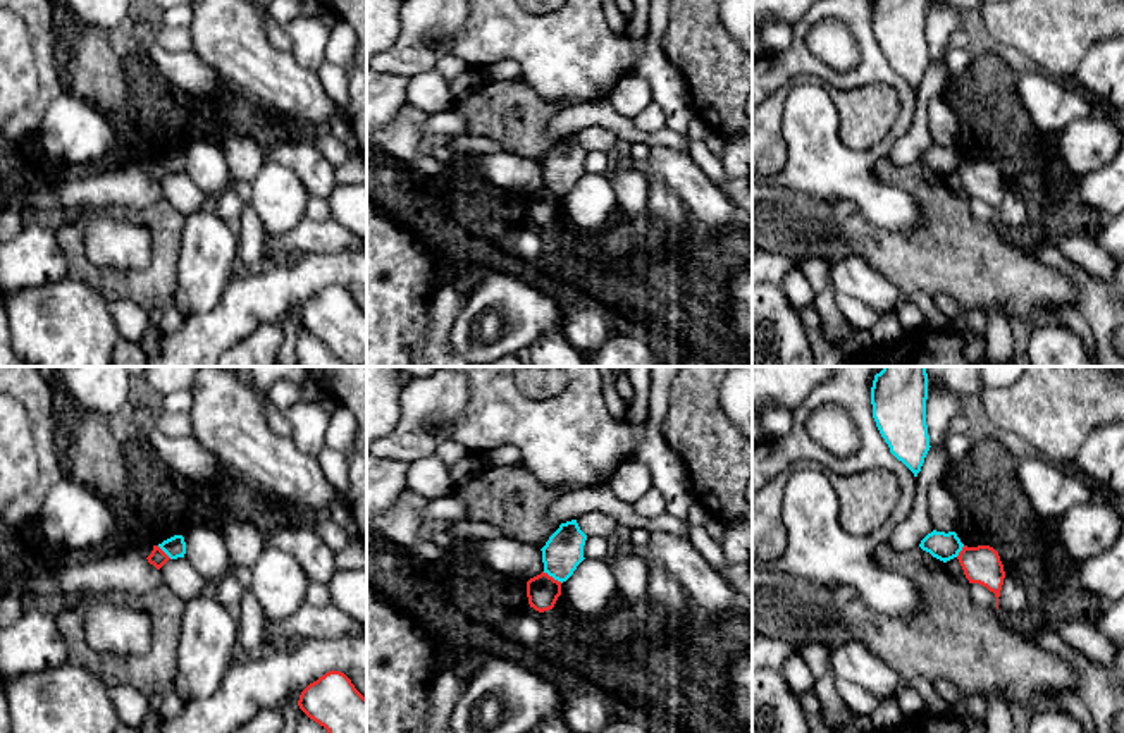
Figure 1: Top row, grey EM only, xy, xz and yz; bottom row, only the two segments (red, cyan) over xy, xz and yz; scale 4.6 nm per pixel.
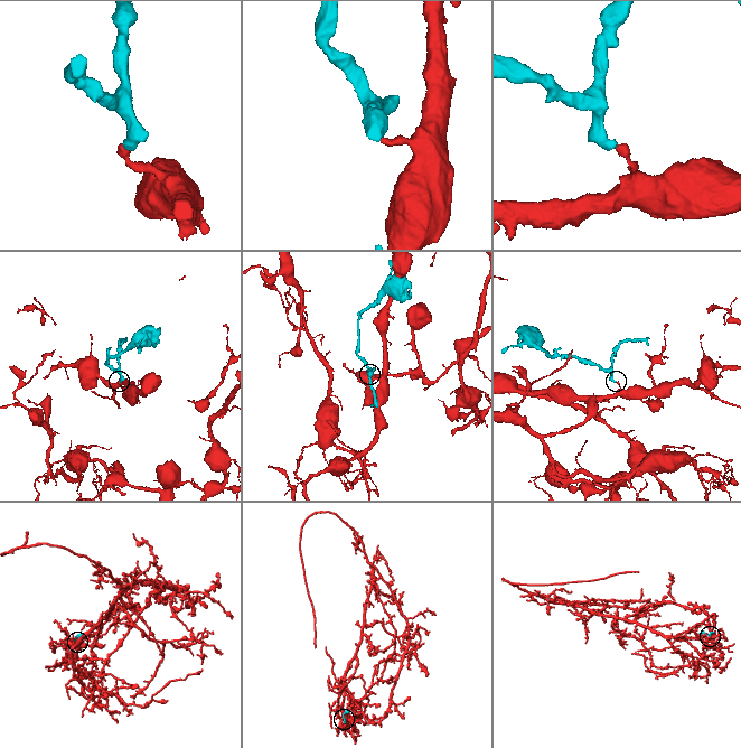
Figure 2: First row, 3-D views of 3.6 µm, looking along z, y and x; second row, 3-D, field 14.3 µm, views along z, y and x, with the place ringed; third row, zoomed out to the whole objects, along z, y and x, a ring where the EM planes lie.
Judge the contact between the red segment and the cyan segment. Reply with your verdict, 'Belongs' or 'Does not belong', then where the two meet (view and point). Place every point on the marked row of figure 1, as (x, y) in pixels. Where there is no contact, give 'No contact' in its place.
Does not belong. Touches red at xz (551, 577)

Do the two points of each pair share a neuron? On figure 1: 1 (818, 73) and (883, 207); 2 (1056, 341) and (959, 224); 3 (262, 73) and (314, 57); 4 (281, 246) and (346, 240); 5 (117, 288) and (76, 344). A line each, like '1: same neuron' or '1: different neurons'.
1: same neuron
2: different neurons
3: different neurons
4: same neuron
5: different neurons

